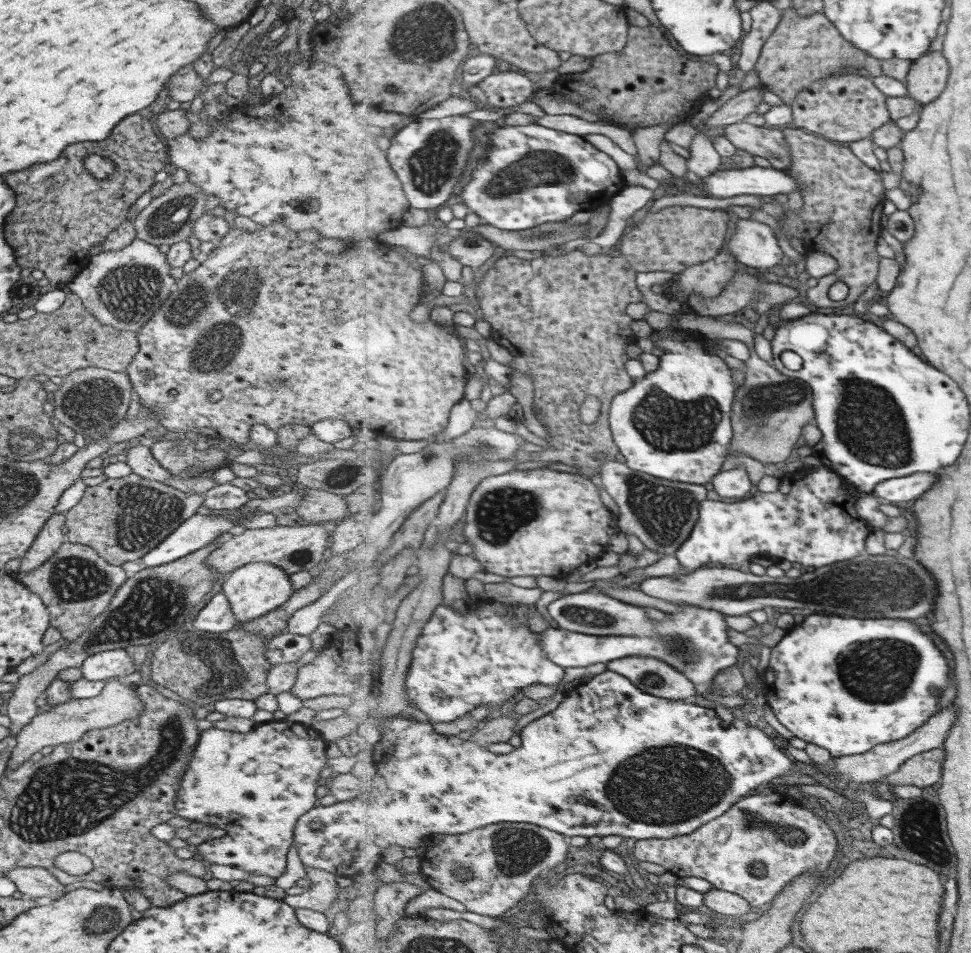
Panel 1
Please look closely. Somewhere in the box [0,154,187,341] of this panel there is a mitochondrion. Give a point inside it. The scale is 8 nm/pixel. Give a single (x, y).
(129, 292)

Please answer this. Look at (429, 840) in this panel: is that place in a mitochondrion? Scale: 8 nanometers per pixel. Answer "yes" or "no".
no

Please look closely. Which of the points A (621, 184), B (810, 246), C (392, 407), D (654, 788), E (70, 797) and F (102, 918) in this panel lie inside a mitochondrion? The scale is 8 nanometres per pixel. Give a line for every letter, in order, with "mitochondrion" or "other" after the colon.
A: other
B: other
C: other
D: mitochondrion
E: mitochondrion
F: mitochondrion

